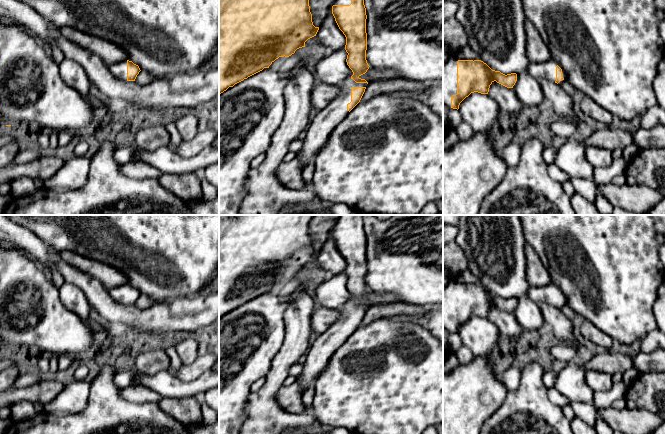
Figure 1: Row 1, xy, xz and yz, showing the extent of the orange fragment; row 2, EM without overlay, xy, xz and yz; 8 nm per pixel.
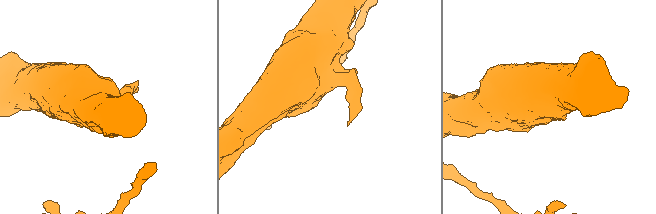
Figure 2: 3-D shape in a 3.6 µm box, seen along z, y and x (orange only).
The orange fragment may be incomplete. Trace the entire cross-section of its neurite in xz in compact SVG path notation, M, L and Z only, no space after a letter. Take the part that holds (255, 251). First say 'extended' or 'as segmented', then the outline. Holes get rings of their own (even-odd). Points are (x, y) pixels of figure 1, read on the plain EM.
as segmented; M219 215L219 319L229 311L247 303L248 301L262 295L279 281L289 281L299 272L305 271L305 266L316 260L319 251L312 246L309 224L314 215Z

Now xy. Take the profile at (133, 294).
extended; M123 284L110 289L109 294L116 302L127 305L135 305L137 299L141 295L138 289L129 284Z

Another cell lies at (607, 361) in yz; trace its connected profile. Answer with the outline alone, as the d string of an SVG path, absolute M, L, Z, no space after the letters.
M604 350L603 352L595 353L583 367L586 370L595 370L602 373L623 374L627 370L633 369L633 363L628 355Z

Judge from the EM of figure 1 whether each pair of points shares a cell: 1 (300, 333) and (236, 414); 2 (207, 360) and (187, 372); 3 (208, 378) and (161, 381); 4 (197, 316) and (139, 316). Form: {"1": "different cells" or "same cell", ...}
{"1": "different cells", "2": "same cell", "3": "same cell", "4": "same cell"}

